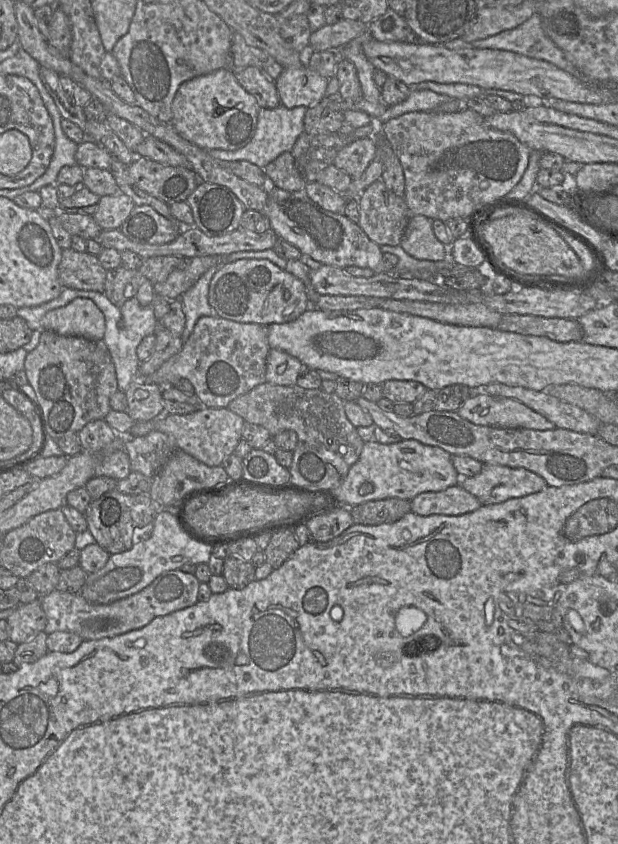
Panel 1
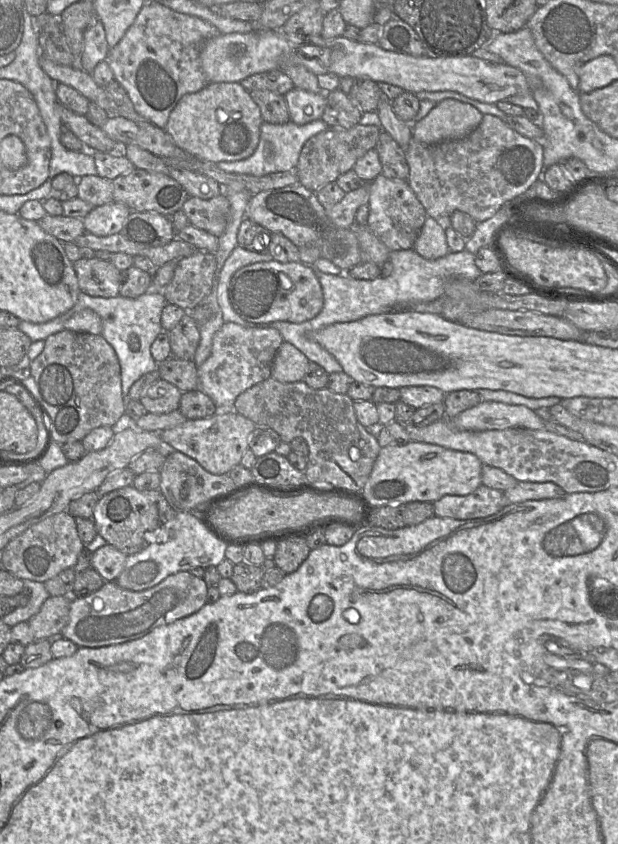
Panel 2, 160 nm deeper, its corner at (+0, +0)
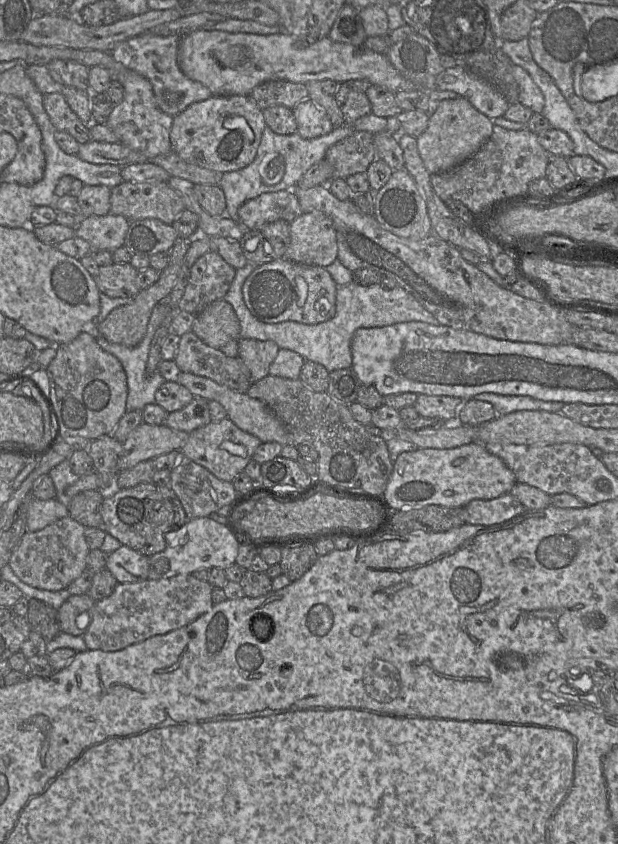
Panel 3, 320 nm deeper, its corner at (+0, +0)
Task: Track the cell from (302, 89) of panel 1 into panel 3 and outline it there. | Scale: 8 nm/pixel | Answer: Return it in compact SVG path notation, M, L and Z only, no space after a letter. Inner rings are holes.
M311 98L299 102L293 109L297 122L297 132L306 139L329 134L334 126L326 112Z

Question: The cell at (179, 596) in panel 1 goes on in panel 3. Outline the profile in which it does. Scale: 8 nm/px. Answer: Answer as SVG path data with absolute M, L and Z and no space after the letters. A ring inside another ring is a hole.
M191 574L136 583L118 583L112 594L95 601L92 621L83 639L89 650L118 651L152 636L182 628L213 607L213 587Z

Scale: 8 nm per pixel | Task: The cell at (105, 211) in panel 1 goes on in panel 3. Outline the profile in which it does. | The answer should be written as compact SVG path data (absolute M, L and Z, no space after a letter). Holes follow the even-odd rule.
M121 215L83 216L75 227L75 236L86 240L93 251L113 250L124 245L130 221Z

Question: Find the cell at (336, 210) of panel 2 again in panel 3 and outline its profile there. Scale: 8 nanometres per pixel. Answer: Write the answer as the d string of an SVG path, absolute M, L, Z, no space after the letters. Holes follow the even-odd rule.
M320 211L301 214L290 223L290 245L285 258L326 268L338 257L336 230L332 219Z

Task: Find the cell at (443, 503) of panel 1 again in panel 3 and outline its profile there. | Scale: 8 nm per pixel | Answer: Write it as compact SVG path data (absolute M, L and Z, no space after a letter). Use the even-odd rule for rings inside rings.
M509 493L489 500L475 499L464 508L466 524L483 526L502 524L527 511L525 506Z

